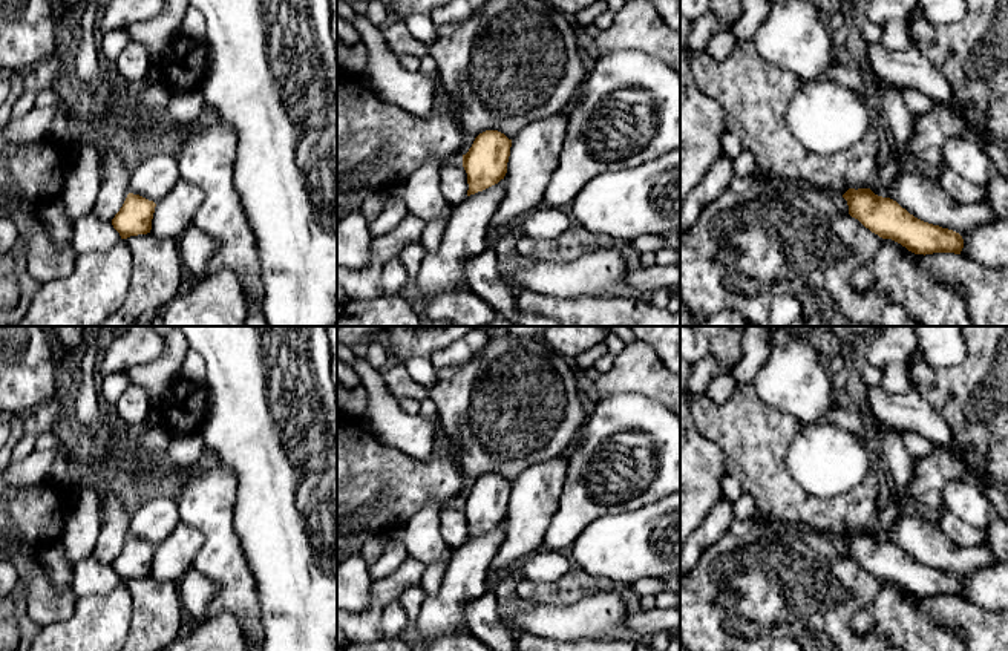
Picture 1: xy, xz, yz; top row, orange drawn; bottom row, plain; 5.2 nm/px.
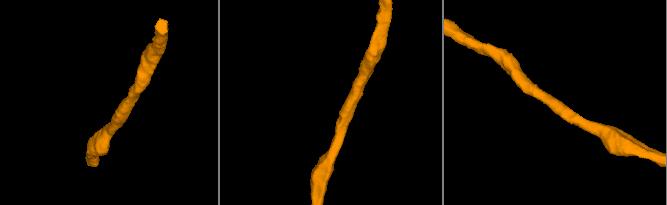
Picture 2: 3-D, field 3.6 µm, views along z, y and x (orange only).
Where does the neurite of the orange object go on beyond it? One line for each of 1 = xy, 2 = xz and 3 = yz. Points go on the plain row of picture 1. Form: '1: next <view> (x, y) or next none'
1: next none
2: next none
3: next none

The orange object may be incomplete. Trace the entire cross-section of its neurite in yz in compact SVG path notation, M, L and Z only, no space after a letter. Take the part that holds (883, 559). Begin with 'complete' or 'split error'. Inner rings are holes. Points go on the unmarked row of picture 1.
complete; M849 532L843 541L849 558L882 582L892 582L915 597L961 597L964 582L959 576L924 565L896 544L875 538L870 532Z

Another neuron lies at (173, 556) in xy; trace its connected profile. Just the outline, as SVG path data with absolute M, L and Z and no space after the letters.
M181 521L156 547L150 576L162 582L179 582L193 567L204 542L204 535L196 527Z

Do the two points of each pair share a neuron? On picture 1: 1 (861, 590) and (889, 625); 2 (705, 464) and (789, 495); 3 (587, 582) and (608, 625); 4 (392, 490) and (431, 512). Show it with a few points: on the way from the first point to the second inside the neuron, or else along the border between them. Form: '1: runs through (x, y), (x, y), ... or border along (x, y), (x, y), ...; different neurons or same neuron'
1: border along (886, 582), (855, 615), (852, 630), (857, 634); different neurons
2: border along (708, 441), (722, 452), (728, 472); different neurons
3: border along (627, 605), (613, 592), (598, 592), (559, 607); different neurons
4: border along (440, 509), (429, 503), (405, 521); different neurons

